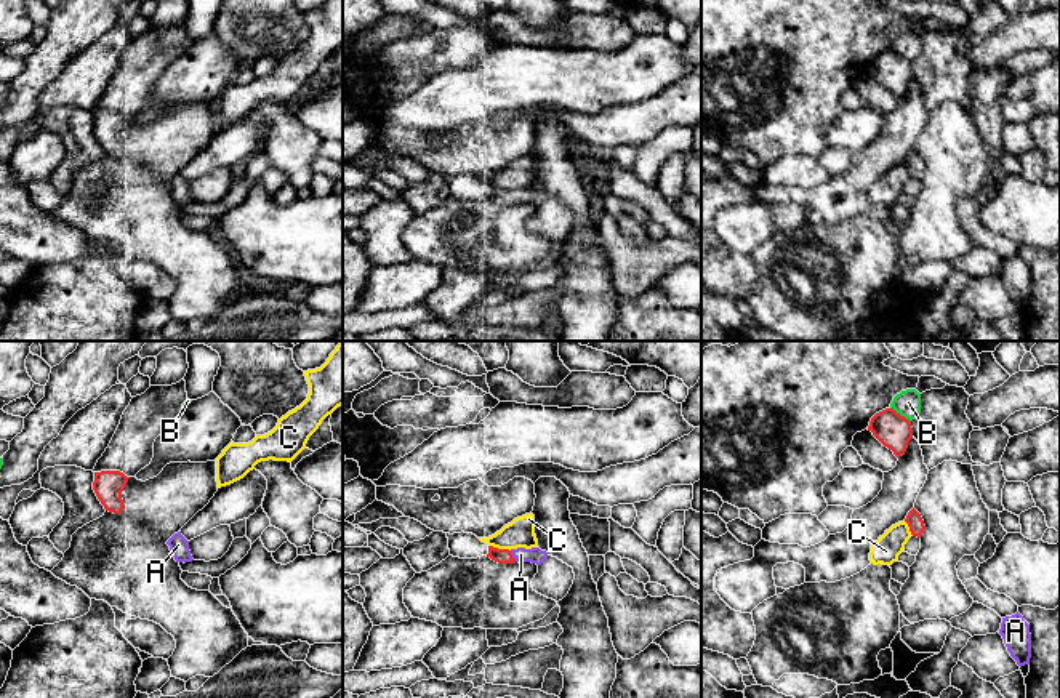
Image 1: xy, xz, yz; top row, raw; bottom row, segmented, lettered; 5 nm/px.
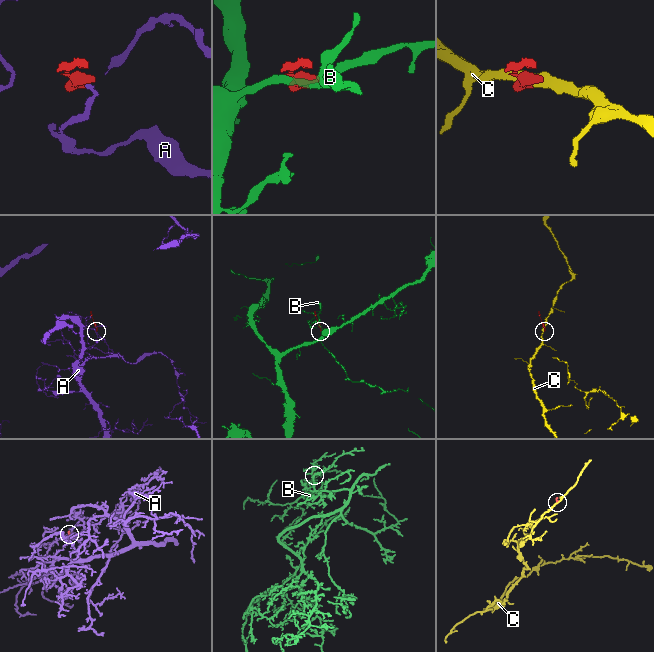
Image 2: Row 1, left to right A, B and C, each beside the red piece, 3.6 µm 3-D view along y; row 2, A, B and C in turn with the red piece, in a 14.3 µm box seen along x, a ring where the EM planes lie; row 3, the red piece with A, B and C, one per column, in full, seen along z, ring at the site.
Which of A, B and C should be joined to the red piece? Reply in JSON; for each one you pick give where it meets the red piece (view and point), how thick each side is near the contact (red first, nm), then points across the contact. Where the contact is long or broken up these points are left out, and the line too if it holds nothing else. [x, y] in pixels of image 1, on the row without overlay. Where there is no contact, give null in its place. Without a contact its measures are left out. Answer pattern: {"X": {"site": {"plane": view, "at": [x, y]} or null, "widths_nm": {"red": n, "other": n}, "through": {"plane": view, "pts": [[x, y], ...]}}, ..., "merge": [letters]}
{"A": {"site": {"plane": "xz", "at": [511, 197]}, "widths_nm": {"red": 80, "other": 80}}, "merge": ["A"]}

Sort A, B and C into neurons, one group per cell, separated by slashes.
A / B / C

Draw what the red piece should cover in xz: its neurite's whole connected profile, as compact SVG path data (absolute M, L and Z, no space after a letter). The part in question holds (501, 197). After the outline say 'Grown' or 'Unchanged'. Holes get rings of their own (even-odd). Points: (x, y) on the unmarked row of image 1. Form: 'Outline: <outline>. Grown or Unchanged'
Outline: M488 187L487 199L490 199L498 205L532 203L532 205L541 207L546 202L548 194L541 192L540 189L532 189L532 191L517 189L509 192L509 191L498 191L498 189Z. Grown

